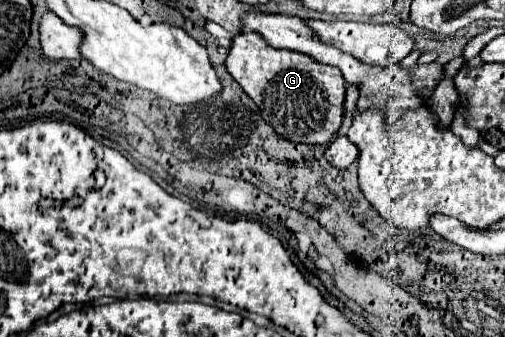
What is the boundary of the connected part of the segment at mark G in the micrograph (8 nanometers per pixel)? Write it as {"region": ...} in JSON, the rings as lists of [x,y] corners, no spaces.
{"region":[[[242,31],[234,35],[232,49],[226,57],[226,67],[230,75],[240,83],[240,87],[260,107],[262,119],[270,123],[278,135],[294,143],[328,143],[332,135],[340,129],[342,115],[344,115],[344,91],[346,91],[346,83],[344,83],[344,77],[340,75],[340,69],[332,65],[316,63],[310,55],[304,55],[298,51],[274,49],[264,41],[262,35],[252,31]]]}

